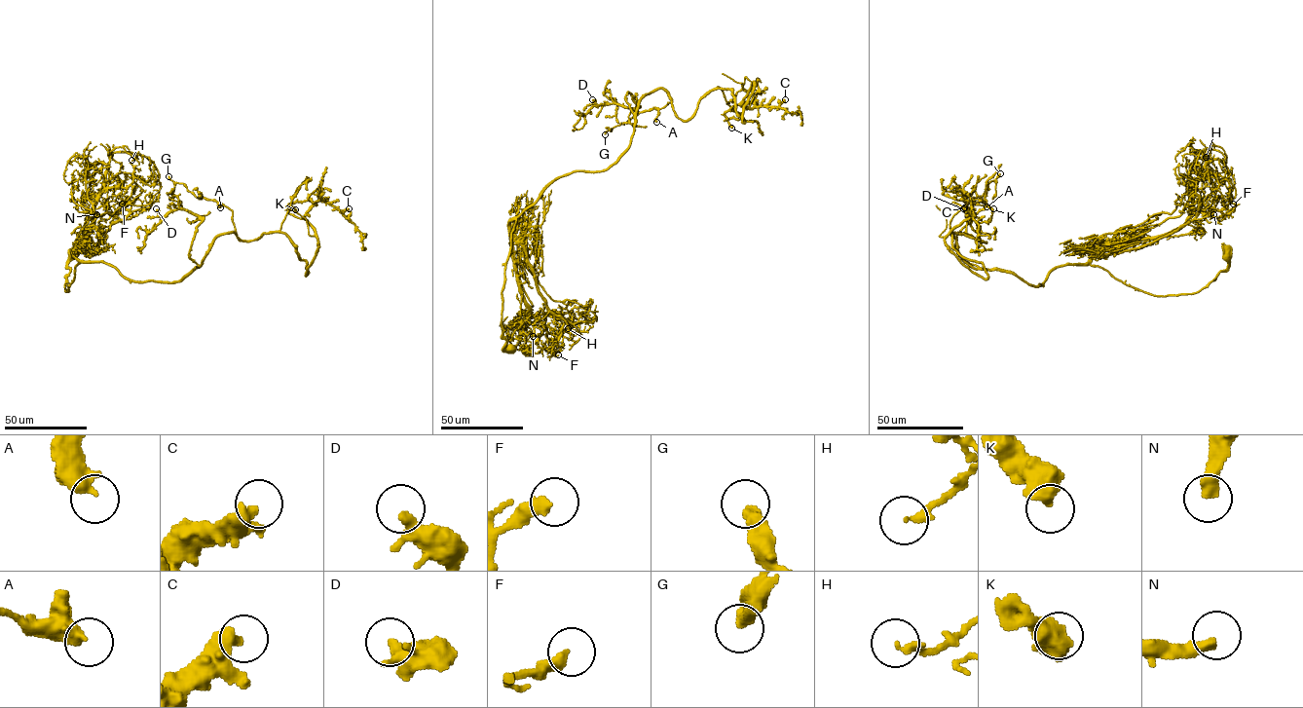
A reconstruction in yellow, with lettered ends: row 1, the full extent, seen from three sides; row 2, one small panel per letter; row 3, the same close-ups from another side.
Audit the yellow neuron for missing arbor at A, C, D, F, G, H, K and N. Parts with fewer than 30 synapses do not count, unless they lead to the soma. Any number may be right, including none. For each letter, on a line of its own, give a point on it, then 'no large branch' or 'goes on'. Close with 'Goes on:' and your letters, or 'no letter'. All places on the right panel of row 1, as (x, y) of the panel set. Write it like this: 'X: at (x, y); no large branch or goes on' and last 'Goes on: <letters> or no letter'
A: at (986, 206); no large branch
C: at (964, 207); no large branch
D: at (963, 208); no large branch
F: at (1233, 204); no large branch
G: at (1000, 173); no large branch
H: at (1206, 157); no large branch
K: at (993, 208); no large branch
N: at (1213, 214); goes on
Goes on: N

